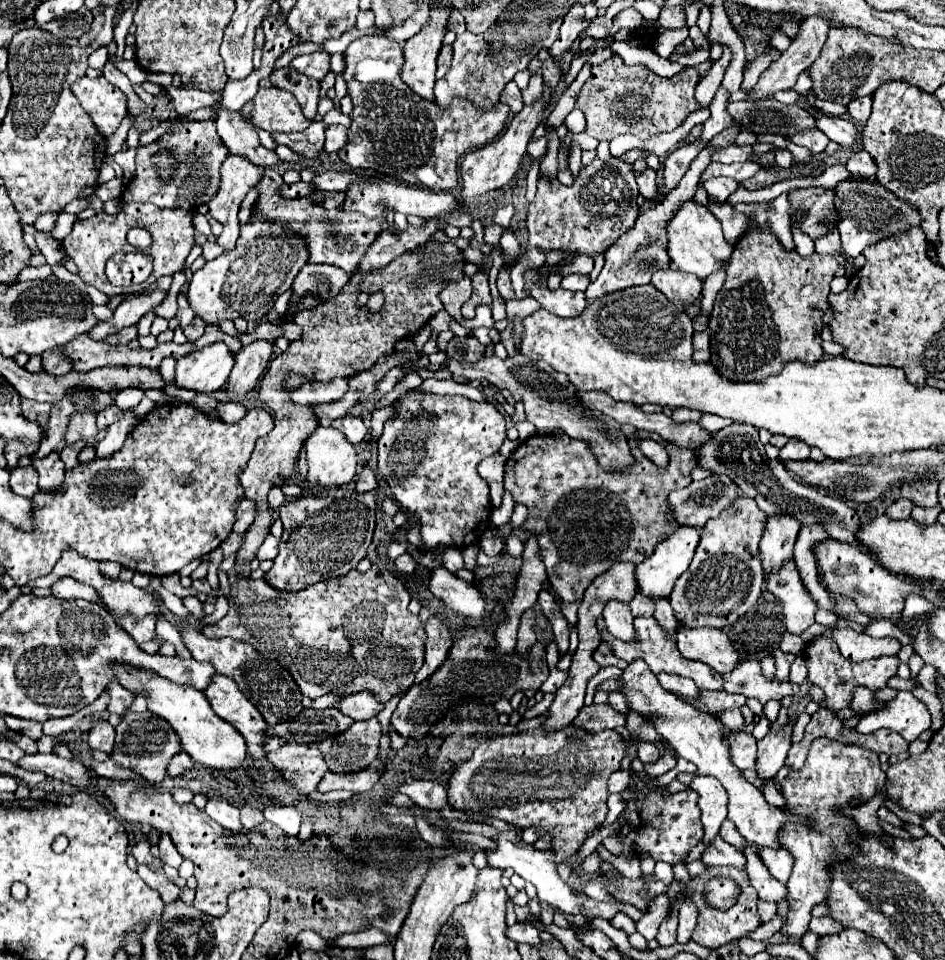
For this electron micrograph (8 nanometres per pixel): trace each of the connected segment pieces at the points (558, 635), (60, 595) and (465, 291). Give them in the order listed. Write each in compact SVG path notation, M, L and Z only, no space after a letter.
M553 611L553 613L551 613L549 623L551 623L553 639L555 639L557 647L559 647L559 653L565 655L567 649L569 649L569 623L567 623L567 619L563 617L563 613L559 613L559 611Z
M63 577L61 581L57 581L57 583L51 587L51 593L53 593L53 597L57 597L57 599L87 599L87 601L101 603L101 599L99 599L99 595L95 593L93 587L81 585L79 581L73 581L71 577Z
M463 277L461 281L449 283L439 297L441 297L445 309L453 317L457 317L457 321L461 321L461 325L465 325L465 319L461 315L461 305L471 297L471 279L469 277Z

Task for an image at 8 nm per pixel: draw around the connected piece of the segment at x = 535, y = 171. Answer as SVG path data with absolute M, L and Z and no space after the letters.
M536 159L531 160L531 166L527 174L527 203L531 202L532 197L535 197L536 190L537 190L537 183L539 178L539 166L540 163Z

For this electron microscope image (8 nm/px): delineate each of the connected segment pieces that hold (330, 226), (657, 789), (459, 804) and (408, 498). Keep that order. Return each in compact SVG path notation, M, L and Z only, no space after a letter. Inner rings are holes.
M263 169L263 179L257 181L257 203L253 213L257 217L265 217L271 221L285 221L285 227L295 225L295 233L305 237L305 245L309 245L309 261L311 263L329 263L341 267L349 275L355 273L361 257L365 257L365 249L377 239L387 217L377 217L377 221L369 217L361 217L361 213L345 213L341 209L341 201L345 201L343 191L317 191L299 199L285 199L281 191L281 175L275 169Z
M631 773L629 787L635 787L635 791L633 791L631 797L625 801L625 809L623 809L623 813L621 813L621 817L619 817L621 829L619 829L617 835L611 835L611 837L603 839L605 849L607 849L613 857L621 855L621 857L625 857L625 859L637 859L637 861L647 859L647 857L651 857L653 861L665 861L665 863L669 863L669 865L677 865L677 863L685 861L687 855L689 855L689 851L691 851L695 845L699 845L699 843L701 843L701 837L703 837L701 809L699 809L699 805L697 805L699 793L693 791L691 787L687 787L687 789L683 789L683 791L679 791L679 793L669 793L665 785L657 785L657 777L641 775L641 773ZM649 787L651 787L651 791L649 791L645 797L637 797L639 793L643 793L643 791L649 789Z
M573 725L565 727L565 729L559 729L559 731L553 731L553 729L545 729L545 727L539 727L539 729L533 729L533 731L523 731L523 733L513 733L513 735L503 735L503 737L493 737L493 739L487 739L485 743L481 743L473 757L469 761L465 761L455 773L453 777L449 779L449 803L455 807L455 809L467 809L467 811L481 811L481 813L487 813L489 817L495 817L495 819L501 819L501 821L507 821L507 823L513 823L517 825L519 829L527 829L527 827L535 827L541 835L545 833L553 833L553 849L557 851L557 861L565 861L569 857L573 857L577 853L577 849L583 845L585 837L589 831L593 831L595 827L599 827L607 815L607 777L617 771L621 767L621 759L623 759L623 753L625 753L625 743L621 739L621 735L617 731L611 731L611 729L605 729L601 733L585 733L585 729L573 729Z
M411 389L403 393L403 399L393 403L395 415L385 421L383 435L379 437L379 461L377 473L389 487L395 503L401 511L417 515L421 521L423 551L435 547L471 547L489 527L491 497L489 483L479 477L477 465L489 455L497 455L507 439L505 417L491 403L477 403L459 395L433 395Z

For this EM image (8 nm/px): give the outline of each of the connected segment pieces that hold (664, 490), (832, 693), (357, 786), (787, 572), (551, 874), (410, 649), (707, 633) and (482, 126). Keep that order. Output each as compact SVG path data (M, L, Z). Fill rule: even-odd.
M637 431L637 435L629 439L635 465L623 473L609 473L601 469L595 457L589 453L587 443L571 439L565 433L533 435L511 453L505 465L505 489L513 493L515 501L527 505L529 517L523 527L513 531L521 541L527 543L521 555L521 569L511 587L513 597L505 607L505 619L499 621L493 633L497 655L511 655L515 651L521 613L535 605L541 589L553 585L565 603L581 603L585 589L597 575L609 571L611 565L619 561L633 561L633 565L639 565L645 561L645 557L649 557L649 553L653 553L657 543L683 527L669 517L667 497L671 491L693 481L691 469L697 465L695 453L663 441L663 447L669 453L669 465L657 467L641 453L639 441L643 439L661 443L657 433ZM531 531L535 531L537 537L529 537Z
M817 637L815 641L807 643L807 647L803 651L803 659L809 669L809 675L807 675L809 683L815 683L825 691L825 705L831 711L839 711L839 709L849 707L853 701L853 689L857 689L857 687L867 687L873 691L887 687L889 679L897 675L897 667L901 663L897 655L877 657L877 659L871 659L865 663L853 663L839 653L837 643L829 637Z
M389 747L387 761L383 761L381 755L377 755L377 759L373 761L373 765L369 765L369 769L361 769L357 773L325 773L317 791L327 793L333 789L349 789L353 793L365 793L377 785L377 781L385 773L387 763L393 761L395 755L397 755L397 751L393 747Z
M789 561L777 573L769 575L767 589L783 601L785 623L791 635L801 635L807 627L813 625L817 605L805 591L793 561Z
M499 833L499 839L497 839L497 851L489 851L487 853L487 861L489 861L489 867L497 867L497 869L507 869L511 867L517 875L521 875L525 881L533 883L537 887L537 893L539 893L539 901L545 903L545 905L551 905L551 907L559 907L563 913L581 913L585 901L589 897L585 897L585 893L577 893L573 891L557 873L557 861L553 861L553 851L551 849L545 849L545 851L539 851L535 849L533 845L521 841L515 833Z
M373 565L367 573L359 573L357 569L351 569L347 575L341 575L341 577L331 577L331 579L325 579L325 581L317 581L315 585L311 585L309 589L301 589L297 593L285 593L285 591L279 591L279 589L273 589L265 579L239 579L231 585L231 599L229 599L229 613L217 621L215 625L211 627L203 627L203 633L209 637L209 639L219 639L219 637L233 637L235 641L245 641L249 645L253 645L263 657L269 657L269 659L275 659L279 661L285 669L289 669L289 673L293 675L293 679L297 681L299 689L303 691L305 697L309 699L317 699L325 693L359 693L359 691L373 691L381 703L387 703L395 693L401 691L401 687L411 687L413 685L413 679L415 679L415 673L421 669L423 665L423 655L425 655L425 629L419 621L417 615L409 613L407 609L407 603L411 601L409 593L407 593L407 587L399 581L399 577L395 575L393 569L387 569L387 567L377 567Z
M681 627L679 651L683 657L701 661L721 675L731 673L735 665L739 665L745 659L745 655L733 647L729 637L721 629L713 627L699 627L699 629Z
M371 35L371 37L359 37L355 39L347 51L345 57L345 71L343 77L349 87L349 95L353 99L353 113L351 127L349 127L349 141L339 151L339 157L351 165L353 169L373 169L375 173L391 179L399 179L411 185L423 185L429 189L453 189L457 185L457 161L459 157L473 147L481 147L497 139L497 135L503 131L509 107L503 103L497 103L489 113L477 113L473 105L469 105L467 99L453 101L451 109L441 109L435 101L427 101L417 97L403 81L401 81L401 65L403 65L403 51L401 45L395 41L389 41L385 35Z

